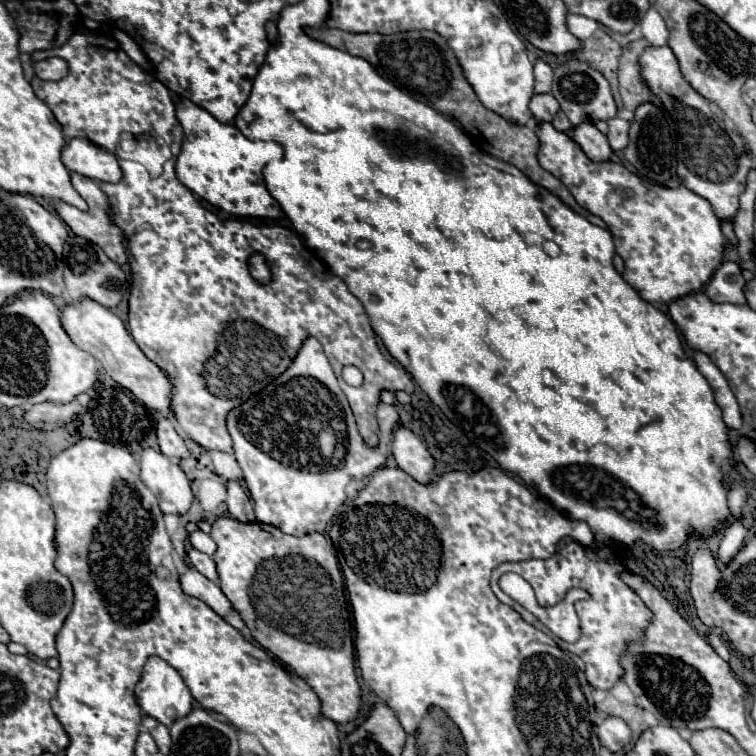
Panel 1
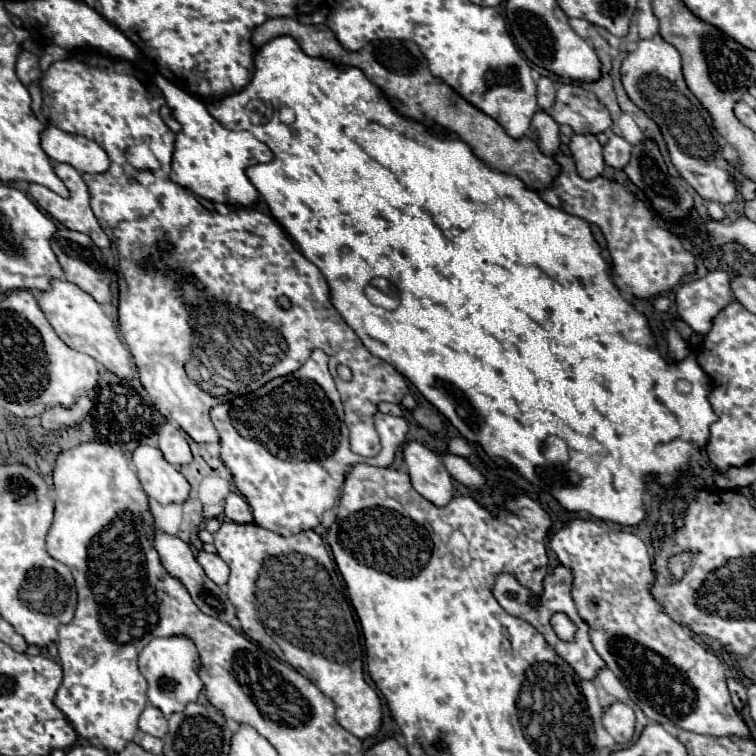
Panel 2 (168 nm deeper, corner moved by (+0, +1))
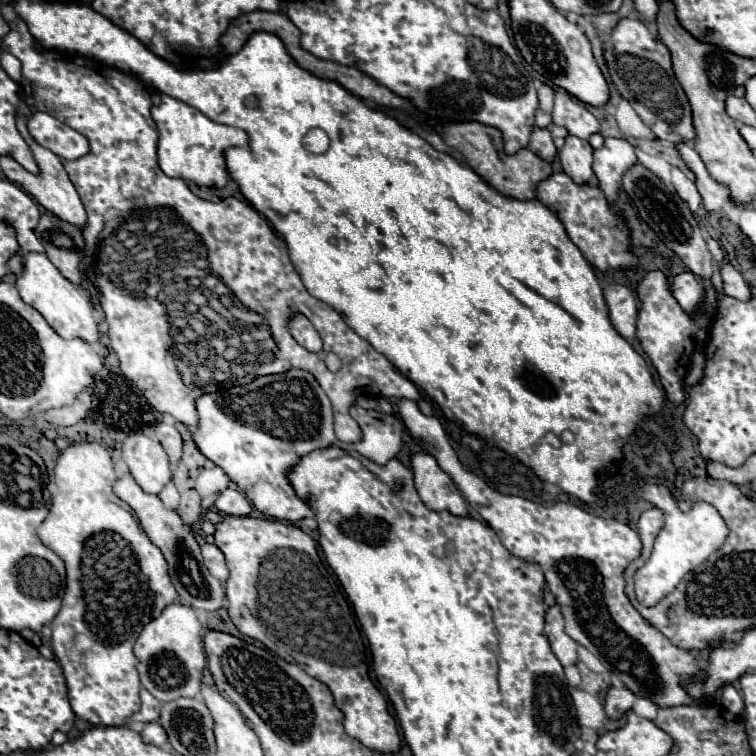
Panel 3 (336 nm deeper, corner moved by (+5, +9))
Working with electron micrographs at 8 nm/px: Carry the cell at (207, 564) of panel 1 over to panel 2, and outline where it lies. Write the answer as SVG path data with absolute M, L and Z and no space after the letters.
M200 551L196 561L202 565L202 569L206 571L206 575L216 583L216 585L224 585L228 581L228 575L230 575L230 569L228 565L216 555L216 553L206 553L206 551Z

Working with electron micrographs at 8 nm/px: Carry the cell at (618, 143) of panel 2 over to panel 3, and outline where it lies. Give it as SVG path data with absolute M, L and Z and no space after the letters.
M609 137L605 145L593 153L593 173L599 179L599 187L605 193L609 205L619 199L623 173L637 163L635 147L627 139Z

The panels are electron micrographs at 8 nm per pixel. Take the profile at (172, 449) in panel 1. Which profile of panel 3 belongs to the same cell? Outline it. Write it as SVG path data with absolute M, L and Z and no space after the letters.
M159 423L155 429L155 435L163 445L165 453L169 455L169 463L175 465L181 459L181 445L183 445L179 431L171 423Z

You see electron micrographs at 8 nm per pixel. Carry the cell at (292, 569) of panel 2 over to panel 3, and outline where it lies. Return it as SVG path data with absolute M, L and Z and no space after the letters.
M229 517L215 525L215 545L223 551L227 567L231 571L227 579L227 599L229 599L229 617L235 627L251 637L261 641L267 649L283 657L285 661L295 661L305 673L323 681L333 697L337 707L345 713L345 733L353 739L359 739L365 747L379 753L395 753L401 747L395 719L389 715L387 699L373 685L365 659L365 643L357 629L355 615L339 589L337 577L329 565L325 565L317 553L315 541L295 525L287 525L267 517Z

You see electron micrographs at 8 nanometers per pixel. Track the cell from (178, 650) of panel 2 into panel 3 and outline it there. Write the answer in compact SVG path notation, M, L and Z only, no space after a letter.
M183 603L167 605L159 617L149 621L135 641L135 657L139 659L137 671L141 685L159 701L173 701L177 697L197 697L201 687L201 671L205 669L205 649L203 649L203 625L199 623L195 611Z

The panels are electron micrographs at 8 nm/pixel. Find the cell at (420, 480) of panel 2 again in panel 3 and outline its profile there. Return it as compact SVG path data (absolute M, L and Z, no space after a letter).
M417 453L411 461L415 487L425 507L431 511L451 511L451 515L467 517L467 503L453 479L427 453Z

